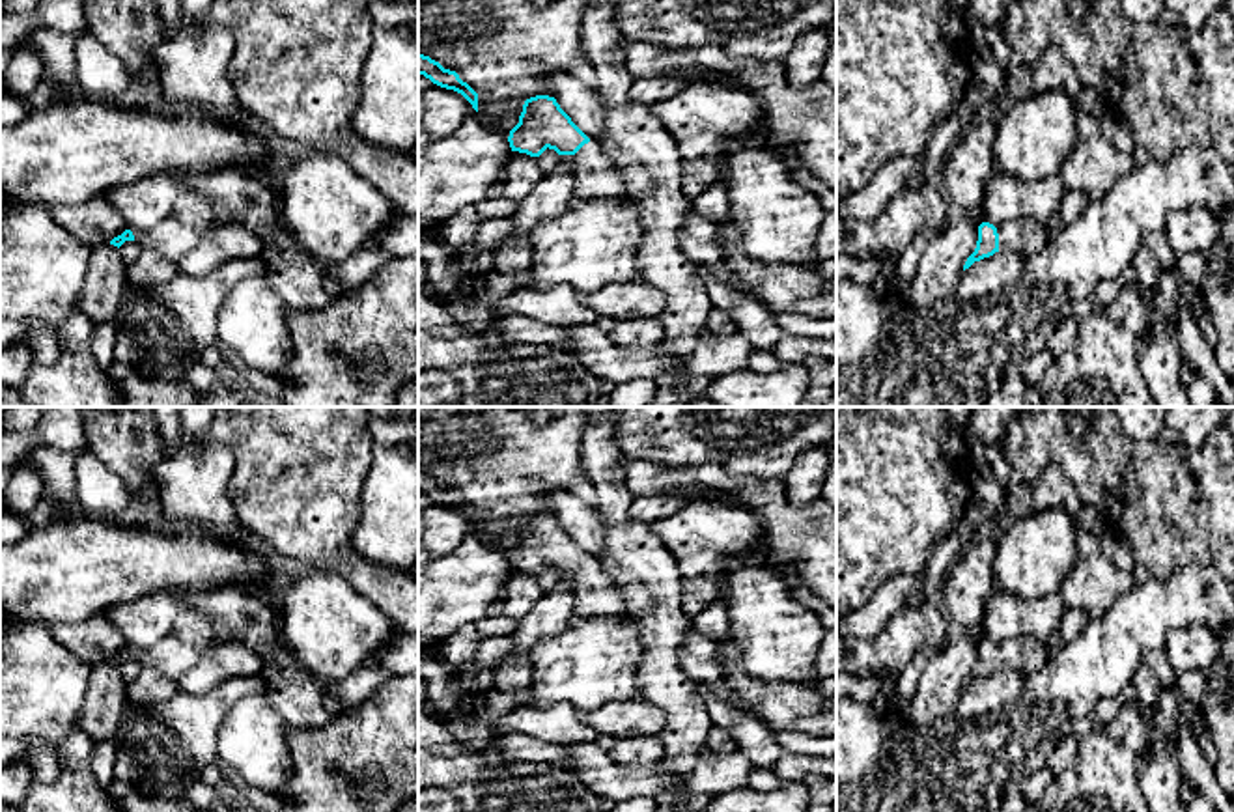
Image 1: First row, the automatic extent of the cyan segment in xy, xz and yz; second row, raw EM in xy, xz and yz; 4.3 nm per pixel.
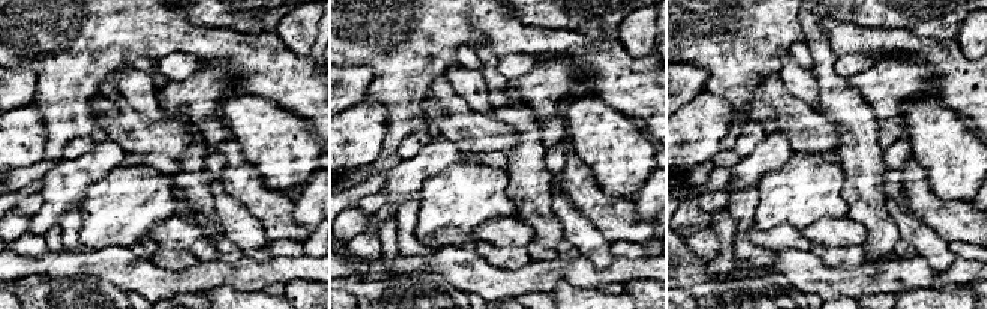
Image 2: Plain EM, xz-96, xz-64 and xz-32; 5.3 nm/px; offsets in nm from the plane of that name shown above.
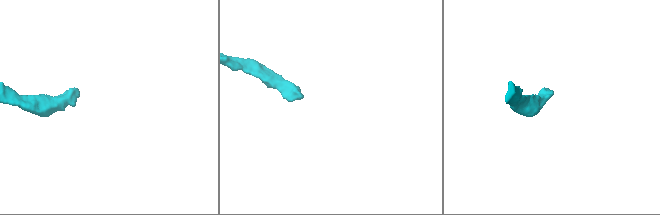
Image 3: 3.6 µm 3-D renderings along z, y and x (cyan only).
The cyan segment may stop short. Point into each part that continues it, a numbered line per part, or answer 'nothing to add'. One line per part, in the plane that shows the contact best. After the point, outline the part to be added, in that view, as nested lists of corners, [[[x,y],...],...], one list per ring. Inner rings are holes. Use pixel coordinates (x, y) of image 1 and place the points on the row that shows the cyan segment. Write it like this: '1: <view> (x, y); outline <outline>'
1: yz (1025, 238); outline [[[1017,218],[995,228],[999,233],[999,252],[1034,258],[1047,245],[1042,222],[1032,218]]]

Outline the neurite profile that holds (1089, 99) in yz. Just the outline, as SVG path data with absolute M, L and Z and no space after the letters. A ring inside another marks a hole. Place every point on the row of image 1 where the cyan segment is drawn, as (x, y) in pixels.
M1081 88L1081 91L1075 97L1077 108L1094 116L1096 119L1101 119L1109 108L1103 103L1101 95L1096 88Z

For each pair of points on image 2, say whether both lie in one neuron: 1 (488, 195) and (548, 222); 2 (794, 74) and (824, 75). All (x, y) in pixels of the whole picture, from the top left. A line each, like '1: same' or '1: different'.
1: different
2: different

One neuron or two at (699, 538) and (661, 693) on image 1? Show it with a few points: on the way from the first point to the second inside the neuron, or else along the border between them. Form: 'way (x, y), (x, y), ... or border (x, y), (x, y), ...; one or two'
border (661, 544), (684, 581); two

